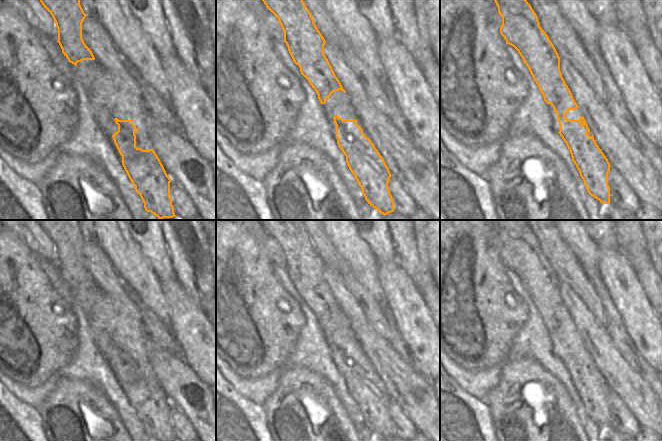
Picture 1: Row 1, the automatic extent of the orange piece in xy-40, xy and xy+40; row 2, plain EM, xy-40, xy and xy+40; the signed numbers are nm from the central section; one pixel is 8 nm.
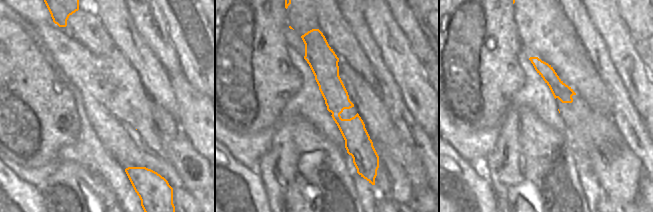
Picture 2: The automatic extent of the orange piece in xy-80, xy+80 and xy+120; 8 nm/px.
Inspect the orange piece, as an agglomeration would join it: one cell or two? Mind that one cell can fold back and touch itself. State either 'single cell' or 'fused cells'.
single cell

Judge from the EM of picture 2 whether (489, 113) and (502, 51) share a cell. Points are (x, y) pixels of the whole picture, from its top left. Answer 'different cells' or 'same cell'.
same cell

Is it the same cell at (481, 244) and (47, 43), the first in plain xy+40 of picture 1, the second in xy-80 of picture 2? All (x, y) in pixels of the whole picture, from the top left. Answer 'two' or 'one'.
two

